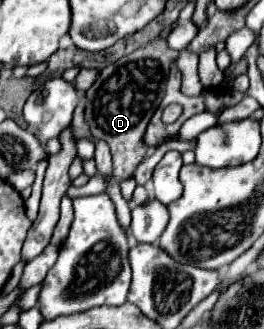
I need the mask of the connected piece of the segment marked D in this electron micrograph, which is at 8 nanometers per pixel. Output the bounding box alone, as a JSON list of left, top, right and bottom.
[86,38,178,180]

